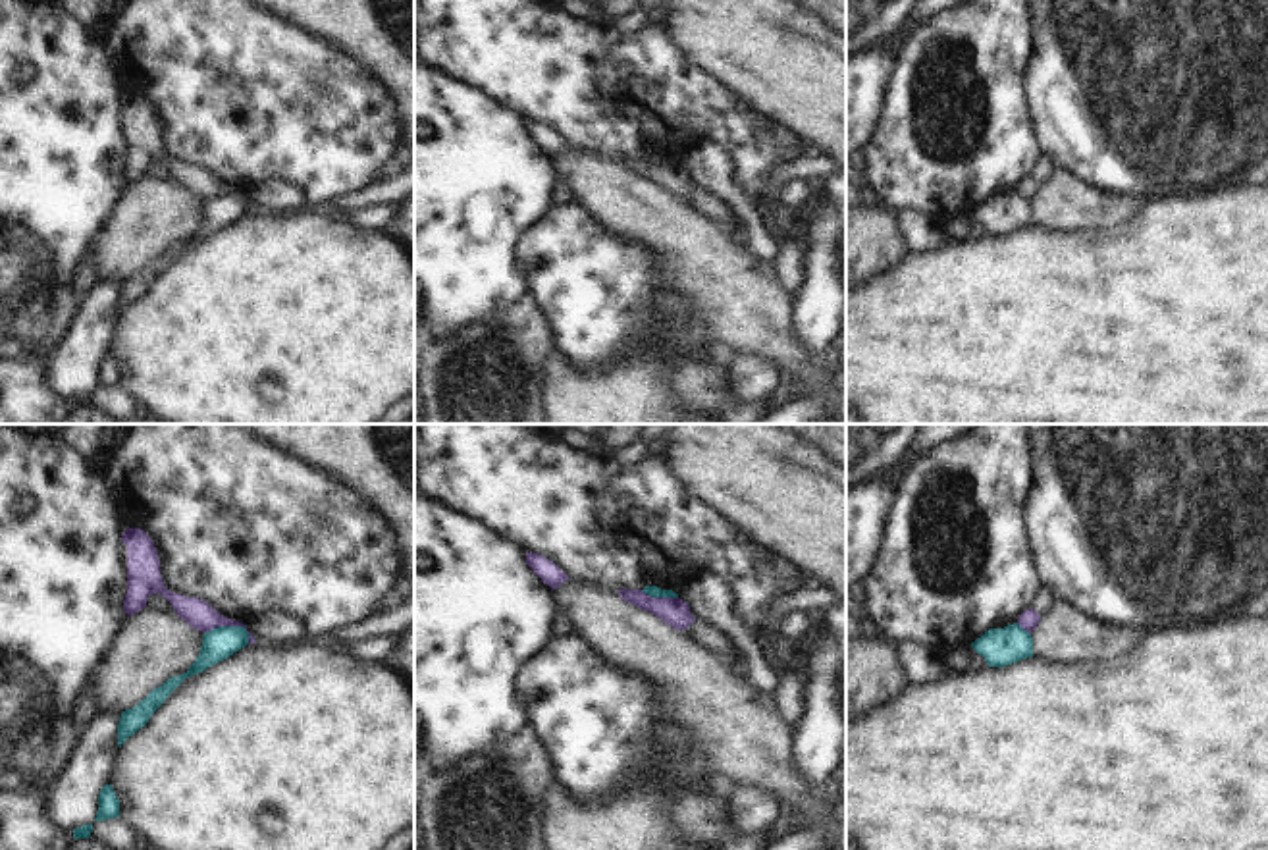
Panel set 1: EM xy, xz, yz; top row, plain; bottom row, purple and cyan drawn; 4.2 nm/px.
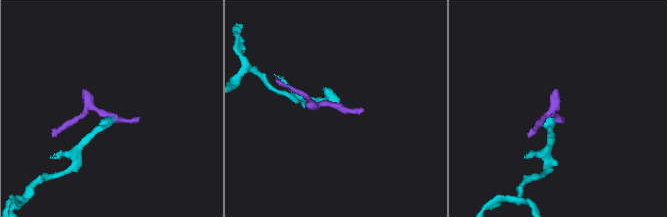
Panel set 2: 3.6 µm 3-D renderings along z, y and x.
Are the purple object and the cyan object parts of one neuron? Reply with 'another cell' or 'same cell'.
another cell

